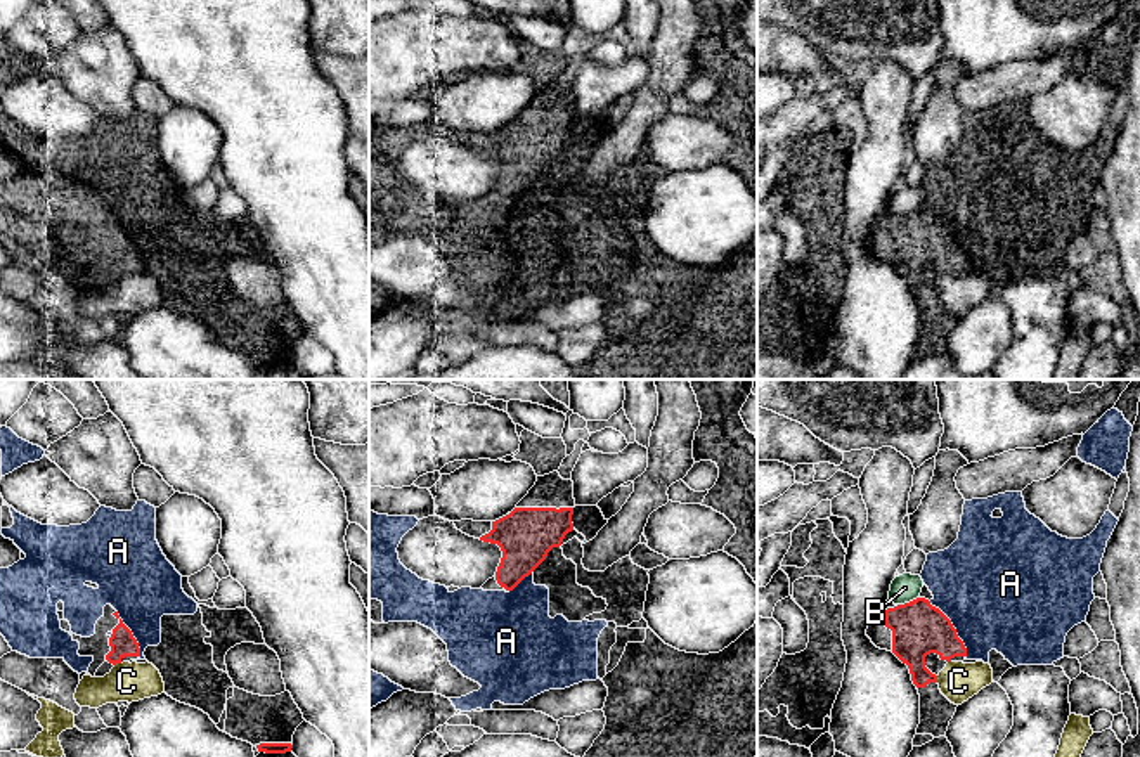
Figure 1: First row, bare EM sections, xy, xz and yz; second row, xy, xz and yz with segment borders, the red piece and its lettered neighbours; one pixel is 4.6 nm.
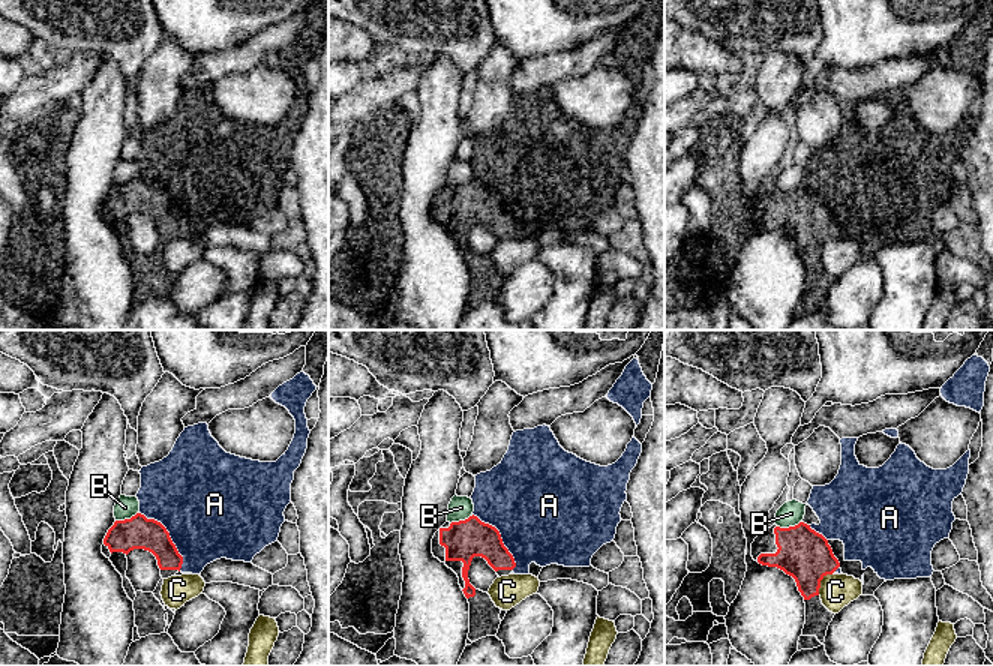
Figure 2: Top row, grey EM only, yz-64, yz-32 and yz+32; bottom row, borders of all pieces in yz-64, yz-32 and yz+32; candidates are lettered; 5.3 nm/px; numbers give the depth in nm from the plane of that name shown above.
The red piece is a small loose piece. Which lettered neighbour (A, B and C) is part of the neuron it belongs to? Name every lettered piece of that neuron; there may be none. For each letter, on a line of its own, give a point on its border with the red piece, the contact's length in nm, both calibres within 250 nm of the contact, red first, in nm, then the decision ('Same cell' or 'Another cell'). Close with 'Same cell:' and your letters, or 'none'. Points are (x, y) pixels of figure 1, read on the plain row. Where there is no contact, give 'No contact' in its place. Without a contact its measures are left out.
A: Touches red at yz (955, 241). Shared border 320 nm. Thickness 260 nm (red) against 500 nm. Same cell
B: Touches red at yz (910, 213). Shared border 110 nm. Thickness 260 nm (red) against 130 nm. Another cell
C: Touches red at xy (116, 274). Shared border 40 nm. Thickness 120 nm (red) against 180 nm. Another cell
Same cell: A

